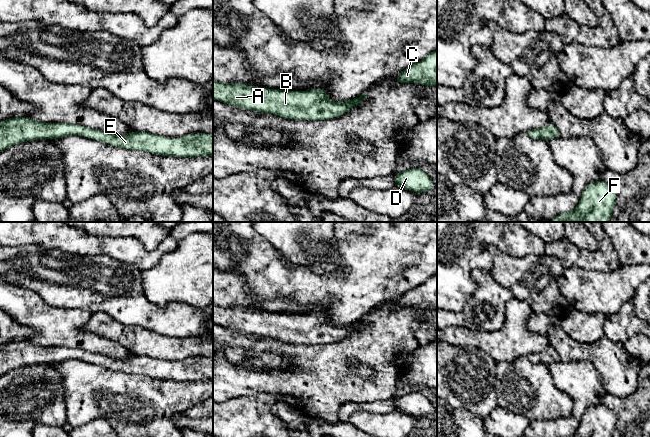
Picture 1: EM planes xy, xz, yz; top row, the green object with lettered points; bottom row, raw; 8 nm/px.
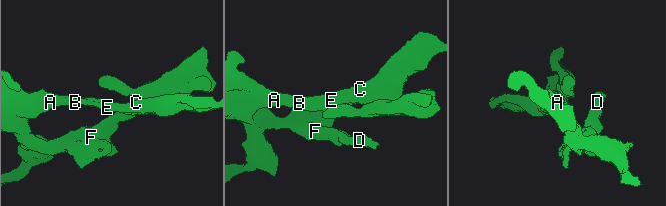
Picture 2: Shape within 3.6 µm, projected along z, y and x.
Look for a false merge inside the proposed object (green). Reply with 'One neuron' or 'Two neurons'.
One neuron

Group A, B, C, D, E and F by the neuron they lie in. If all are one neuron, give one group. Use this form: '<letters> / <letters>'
A B C D E F

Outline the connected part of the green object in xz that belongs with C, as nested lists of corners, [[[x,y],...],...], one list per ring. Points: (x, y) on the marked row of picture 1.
[[[437,49],[397,74],[396,84],[405,82],[437,86]]]

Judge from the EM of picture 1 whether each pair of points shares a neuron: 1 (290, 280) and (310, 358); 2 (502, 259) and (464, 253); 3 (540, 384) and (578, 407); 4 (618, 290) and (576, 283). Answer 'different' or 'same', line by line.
1: different
2: different
3: different
4: same

